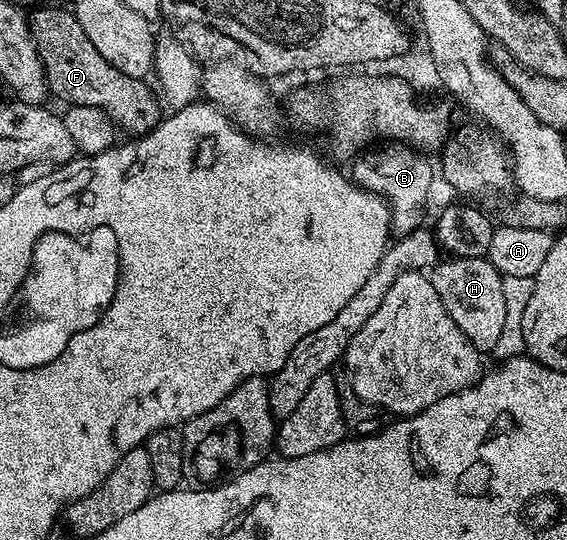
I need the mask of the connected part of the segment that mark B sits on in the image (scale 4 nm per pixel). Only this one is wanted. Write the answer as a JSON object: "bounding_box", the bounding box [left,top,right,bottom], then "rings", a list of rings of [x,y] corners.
{"bounding_box":[350,140,437,235],"rings":[[[391,140],[386,144],[376,145],[370,152],[360,153],[350,163],[351,181],[369,192],[380,194],[390,206],[392,235],[411,234],[424,225],[423,209],[427,206],[427,193],[430,192],[431,181],[437,178],[437,174],[436,171],[435,174],[431,171],[430,164],[423,158],[426,157],[407,143]]]}

